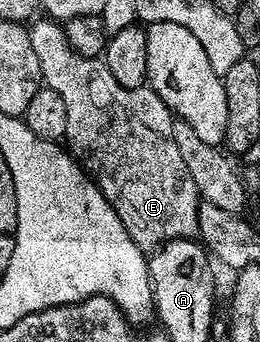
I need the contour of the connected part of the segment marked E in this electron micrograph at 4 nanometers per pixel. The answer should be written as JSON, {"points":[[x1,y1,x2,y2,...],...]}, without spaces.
{"points":[[47,16,37,17,28,26,28,35,38,56,43,85,58,92,66,103,63,141,67,149,96,183,102,196,106,196,134,244,151,252,176,238,195,239,200,232,198,212,202,199,194,184,194,176,190,176,190,168,186,168,186,160,182,160,178,143,174,140,174,115,168,105,147,84,133,90,122,88,118,80,110,76,110,68,103,60,82,56,70,45,59,21]]}

